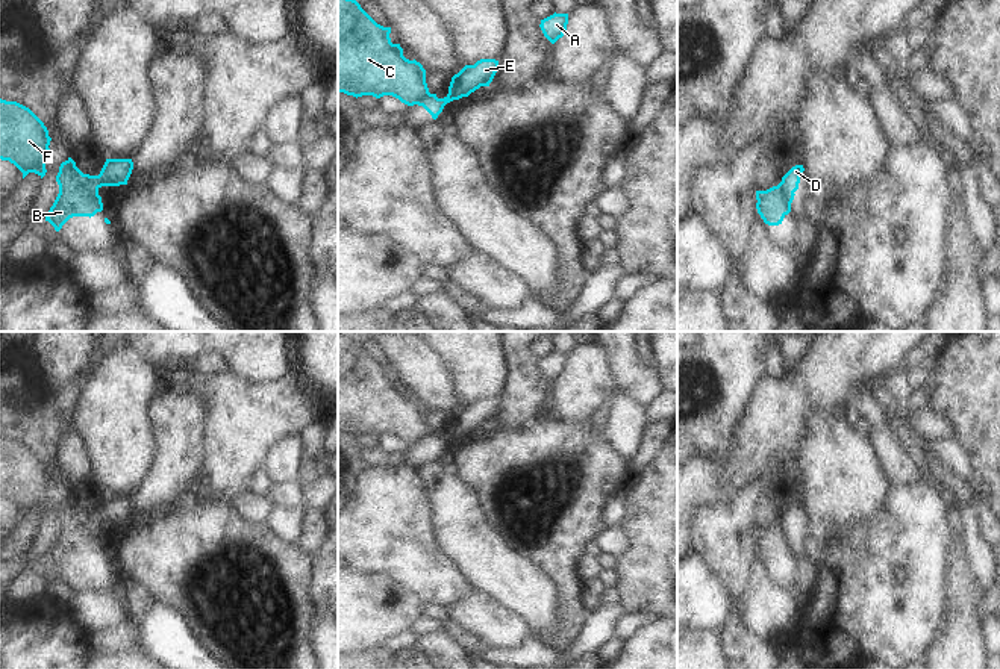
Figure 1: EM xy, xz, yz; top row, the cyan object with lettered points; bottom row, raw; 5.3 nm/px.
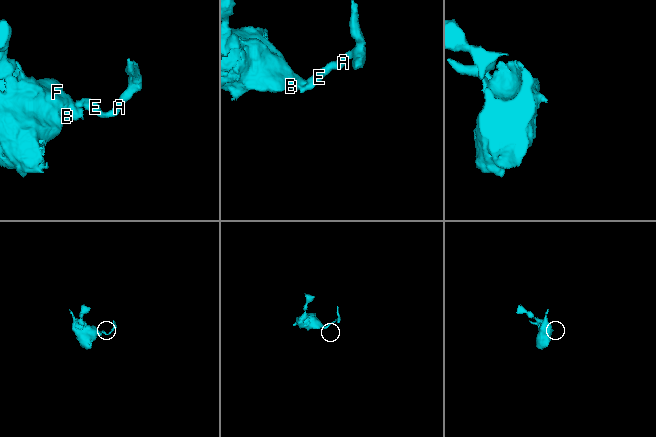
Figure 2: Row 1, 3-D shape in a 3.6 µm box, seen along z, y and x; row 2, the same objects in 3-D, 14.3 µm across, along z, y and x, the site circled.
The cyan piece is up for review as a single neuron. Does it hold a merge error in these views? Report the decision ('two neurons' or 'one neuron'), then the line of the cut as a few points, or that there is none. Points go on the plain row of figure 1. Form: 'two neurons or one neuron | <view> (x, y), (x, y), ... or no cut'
two neurons | xy (84, 513), (97, 527)

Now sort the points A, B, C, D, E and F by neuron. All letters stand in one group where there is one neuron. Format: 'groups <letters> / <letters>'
groups A D E / B C F

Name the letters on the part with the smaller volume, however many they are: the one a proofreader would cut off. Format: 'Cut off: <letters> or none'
Cut off: A, D, E.

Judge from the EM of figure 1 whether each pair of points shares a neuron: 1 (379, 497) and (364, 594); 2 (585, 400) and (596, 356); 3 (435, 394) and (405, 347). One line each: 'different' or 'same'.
1: different
2: same
3: same

